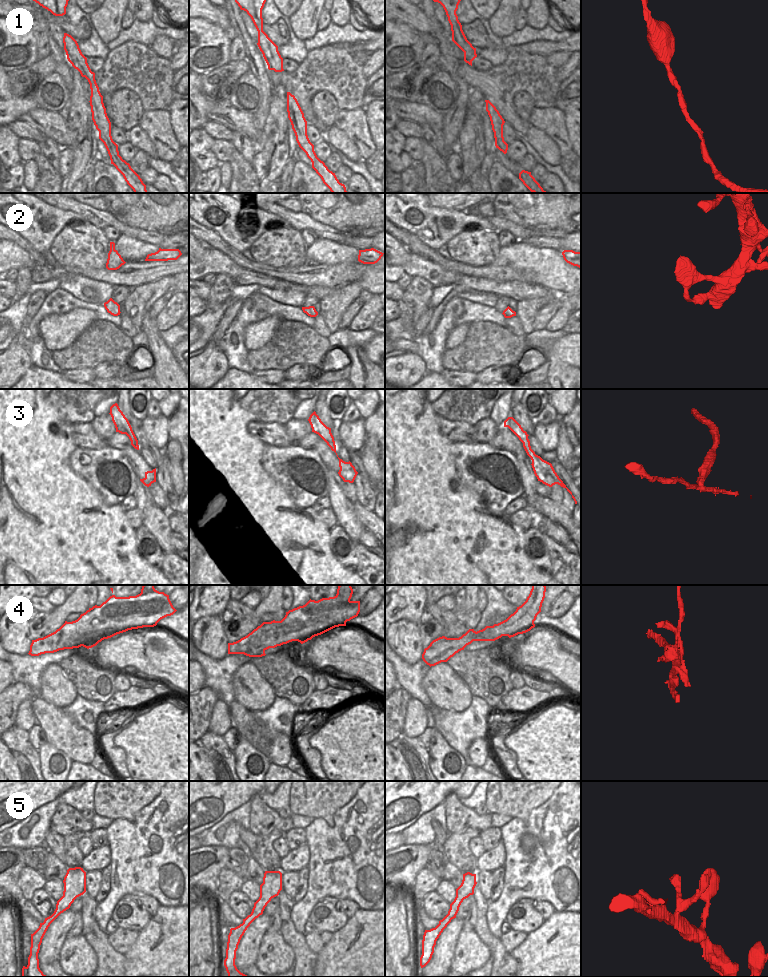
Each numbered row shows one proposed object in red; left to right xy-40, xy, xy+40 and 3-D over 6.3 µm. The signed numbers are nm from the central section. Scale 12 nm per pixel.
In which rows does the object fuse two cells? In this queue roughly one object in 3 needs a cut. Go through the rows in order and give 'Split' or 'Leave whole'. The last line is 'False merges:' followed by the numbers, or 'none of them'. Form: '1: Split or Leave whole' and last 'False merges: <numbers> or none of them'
1: Leave whole
2: Leave whole
3: Split
4: Split
5: Leave whole
False merges: 3, 4

